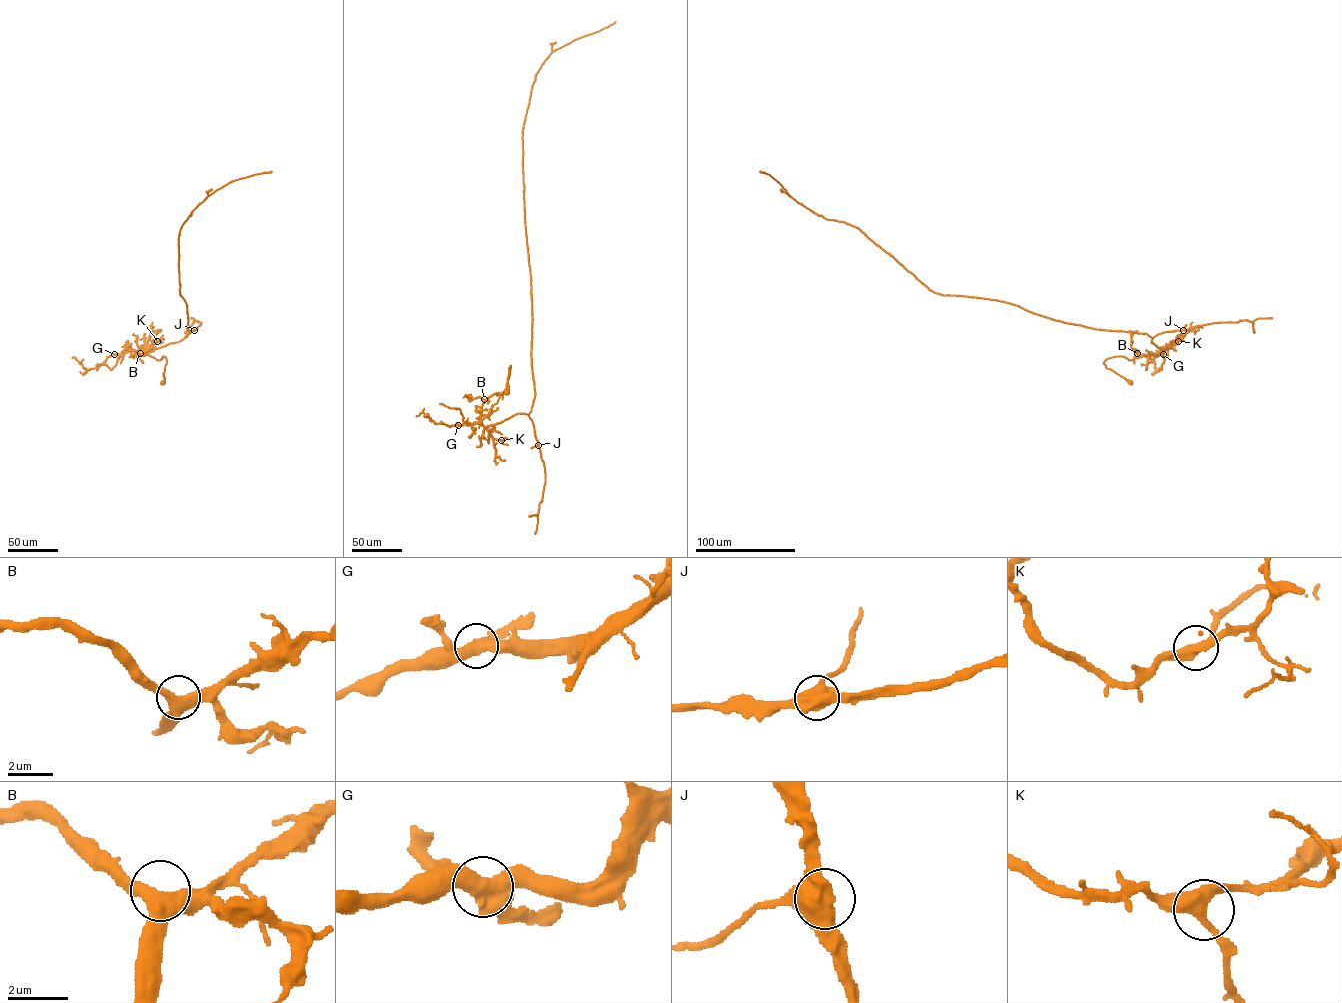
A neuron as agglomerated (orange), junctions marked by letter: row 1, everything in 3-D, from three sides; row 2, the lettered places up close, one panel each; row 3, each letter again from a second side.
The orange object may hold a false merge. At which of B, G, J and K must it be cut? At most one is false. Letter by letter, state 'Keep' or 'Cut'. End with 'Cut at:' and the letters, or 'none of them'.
B: Keep
G: Keep
J: Keep
K: Keep
Cut at: none of them

